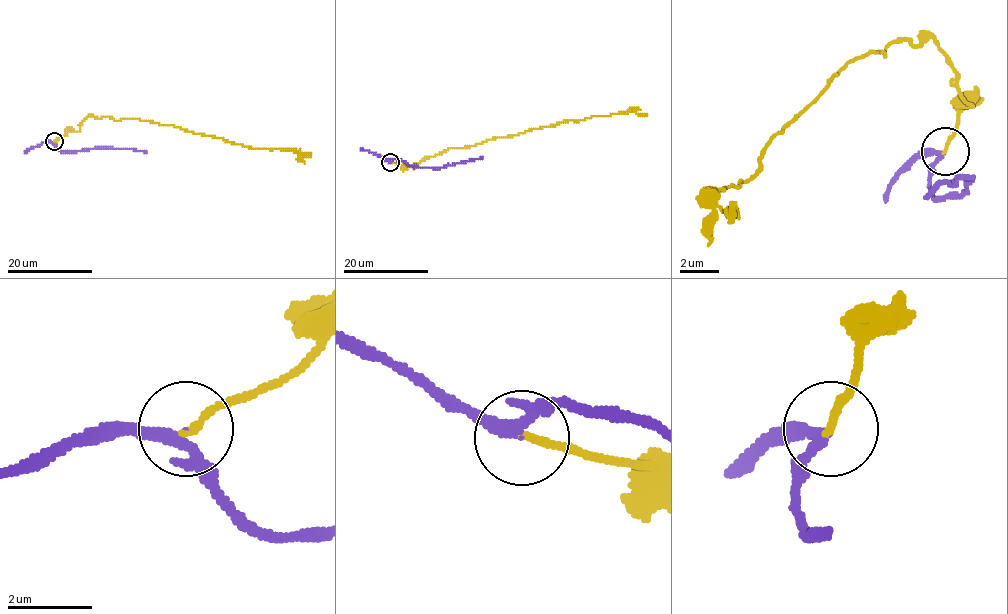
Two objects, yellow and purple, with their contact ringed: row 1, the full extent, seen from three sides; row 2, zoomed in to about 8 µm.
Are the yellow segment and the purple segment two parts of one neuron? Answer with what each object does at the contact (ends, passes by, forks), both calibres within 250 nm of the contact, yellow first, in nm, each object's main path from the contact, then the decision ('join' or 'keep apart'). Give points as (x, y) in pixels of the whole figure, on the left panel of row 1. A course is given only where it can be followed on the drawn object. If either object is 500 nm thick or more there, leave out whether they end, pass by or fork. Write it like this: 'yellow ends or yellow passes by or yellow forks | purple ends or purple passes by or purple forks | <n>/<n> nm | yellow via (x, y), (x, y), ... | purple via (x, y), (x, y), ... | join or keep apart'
yellow ends | purple passes by | 170/240 nm | yellow via (54, 141), (69, 132), (78, 131), (90, 116), (109, 117), (169, 124), (250, 148), (295, 150), (311, 156) | purple via (54, 141), (63, 152), (105, 148), (147, 152) | join

